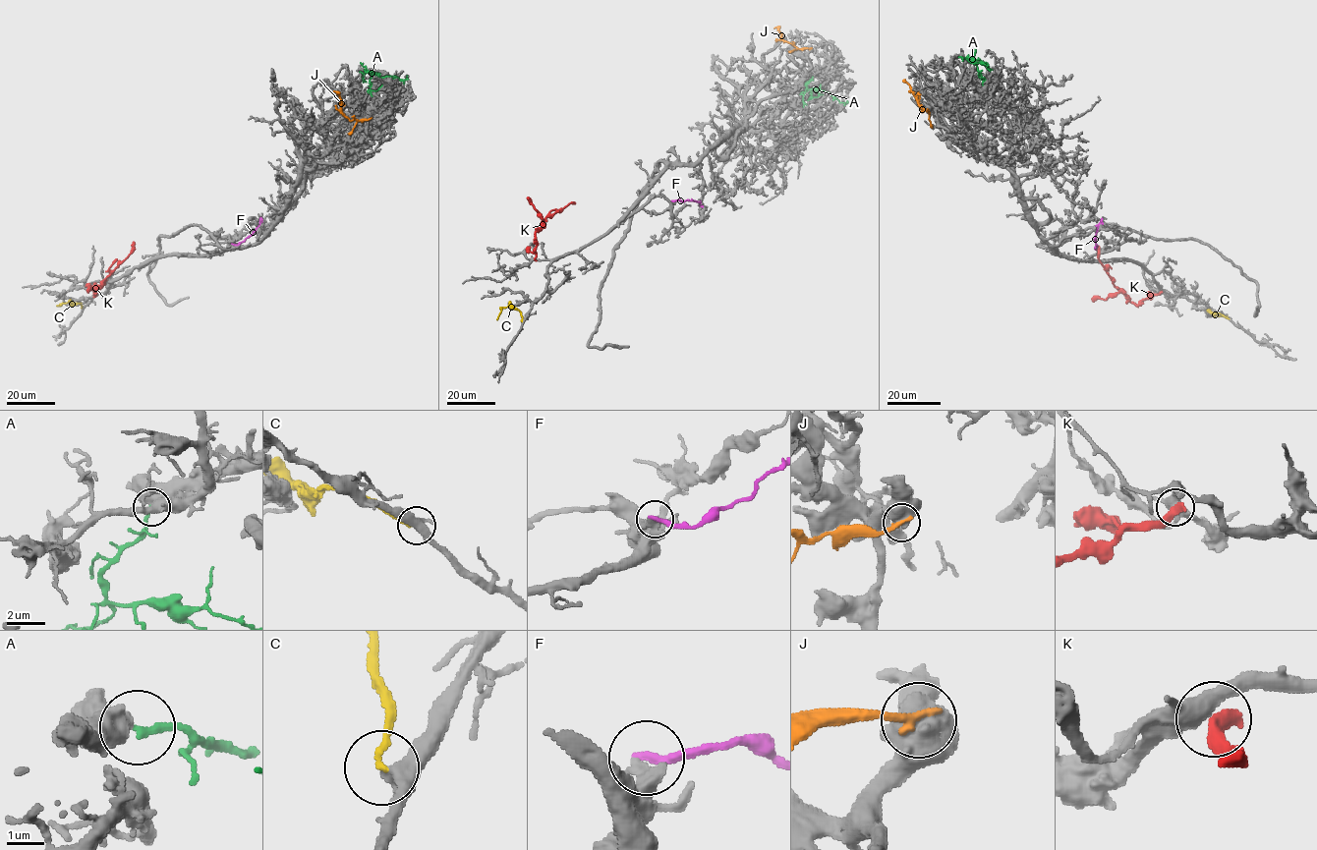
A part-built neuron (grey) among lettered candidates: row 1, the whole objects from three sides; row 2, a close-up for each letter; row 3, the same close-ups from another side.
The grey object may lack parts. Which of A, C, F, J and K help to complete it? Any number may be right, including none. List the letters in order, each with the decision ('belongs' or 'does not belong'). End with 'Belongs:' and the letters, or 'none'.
A: does not belong
C: does not belong
F: does not belong
J: does not belong
K: does not belong
Belongs: none

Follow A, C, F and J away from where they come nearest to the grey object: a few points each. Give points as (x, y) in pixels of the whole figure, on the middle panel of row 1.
A: (813, 77), (807, 88), (829, 92), (840, 102), (847, 100)
C: (522, 321), (521, 312), (509, 305), (501, 310), (497, 319)
F: (672, 200), (698, 201), (703, 207)
J: (810, 48), (797, 49), (781, 38), (780, 32), (773, 28)

